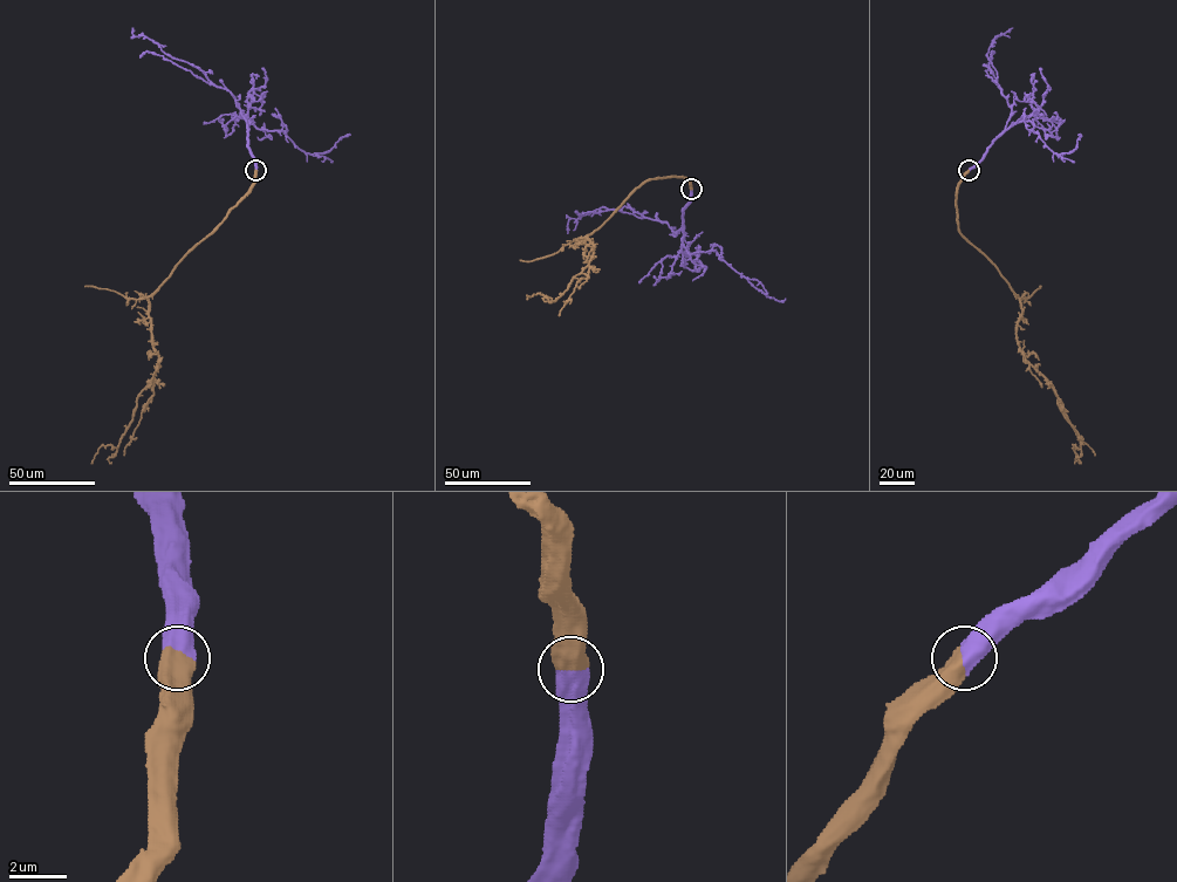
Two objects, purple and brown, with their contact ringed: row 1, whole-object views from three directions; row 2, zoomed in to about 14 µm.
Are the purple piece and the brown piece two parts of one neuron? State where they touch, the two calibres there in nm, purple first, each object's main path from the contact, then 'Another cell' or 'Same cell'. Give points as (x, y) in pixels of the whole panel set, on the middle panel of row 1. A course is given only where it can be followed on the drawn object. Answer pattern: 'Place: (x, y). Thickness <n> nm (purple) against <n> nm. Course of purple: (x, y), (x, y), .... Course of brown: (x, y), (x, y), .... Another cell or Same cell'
Place: (691, 189). Thickness 700 nm (purple) against 650 nm. Course of purple: (691, 189), (683, 225), (677, 232), (659, 220), (601, 207), (570, 218), (567, 233). Course of brown: (691, 189), (685, 178), (647, 179), (583, 238), (593, 255), (565, 292), (553, 301), (538, 293), (527, 300). Same cell

